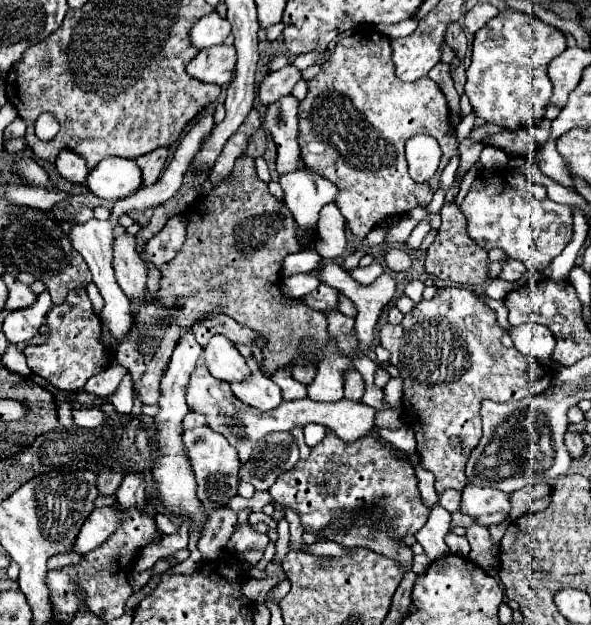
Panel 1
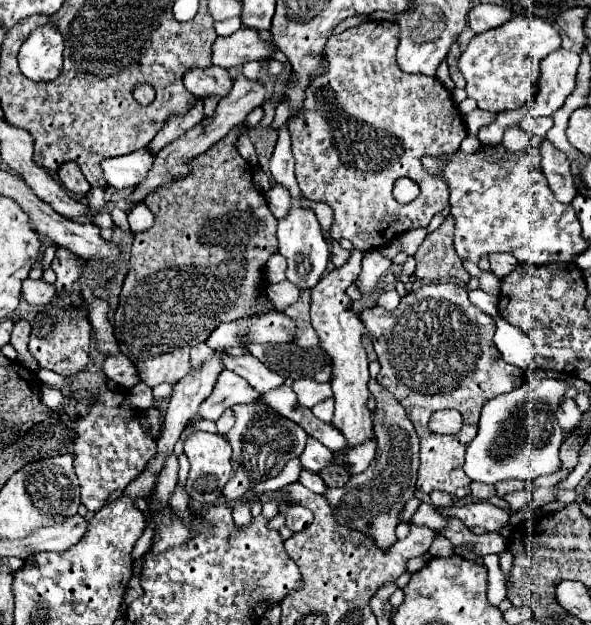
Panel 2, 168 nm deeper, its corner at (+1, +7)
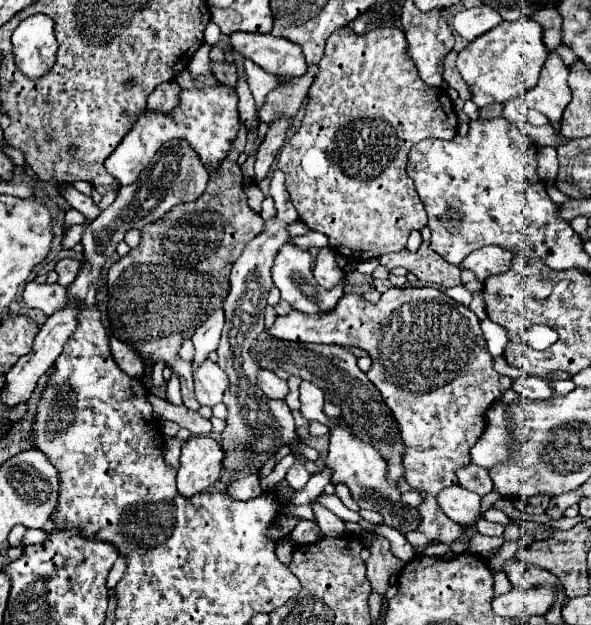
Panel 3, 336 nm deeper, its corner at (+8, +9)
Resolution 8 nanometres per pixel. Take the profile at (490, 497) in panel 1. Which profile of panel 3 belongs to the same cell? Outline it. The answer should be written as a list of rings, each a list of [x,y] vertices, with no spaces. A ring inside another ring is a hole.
[[[468,464],[468,466],[460,468],[460,472],[456,472],[456,476],[458,476],[460,486],[464,486],[466,490],[476,492],[476,494],[480,494],[480,496],[492,492],[492,488],[494,488],[494,486],[492,486],[492,480],[490,480],[490,476],[488,476],[488,472],[486,472],[484,468],[474,466],[474,464]]]

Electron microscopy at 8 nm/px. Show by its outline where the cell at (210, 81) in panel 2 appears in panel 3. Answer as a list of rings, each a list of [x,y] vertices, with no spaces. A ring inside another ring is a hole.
[[[202,44],[198,48],[198,52],[192,56],[190,60],[190,66],[188,66],[190,74],[194,78],[198,76],[204,76],[204,74],[212,74],[212,62],[210,62],[210,46],[208,44]]]

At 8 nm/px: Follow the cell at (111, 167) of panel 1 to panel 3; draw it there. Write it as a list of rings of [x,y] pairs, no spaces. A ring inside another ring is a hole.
[[[220,84],[216,88],[202,88],[202,90],[182,90],[180,94],[180,106],[176,112],[170,112],[168,116],[146,110],[144,116],[134,124],[134,128],[126,134],[126,138],[120,142],[120,146],[108,156],[104,162],[106,170],[122,184],[132,184],[144,166],[152,160],[156,150],[172,138],[184,138],[200,156],[202,164],[212,170],[216,164],[220,164],[222,158],[226,158],[232,140],[238,132],[238,96],[228,86]]]

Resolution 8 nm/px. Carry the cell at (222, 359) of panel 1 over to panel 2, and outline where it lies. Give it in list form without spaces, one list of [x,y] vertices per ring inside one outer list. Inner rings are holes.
[[[225,354],[223,356],[223,366],[227,370],[233,370],[235,374],[243,376],[249,382],[249,386],[253,386],[259,394],[265,394],[273,388],[279,388],[285,382],[279,374],[269,370],[263,362],[259,362],[251,354],[243,354],[243,356],[237,356],[237,358]]]

